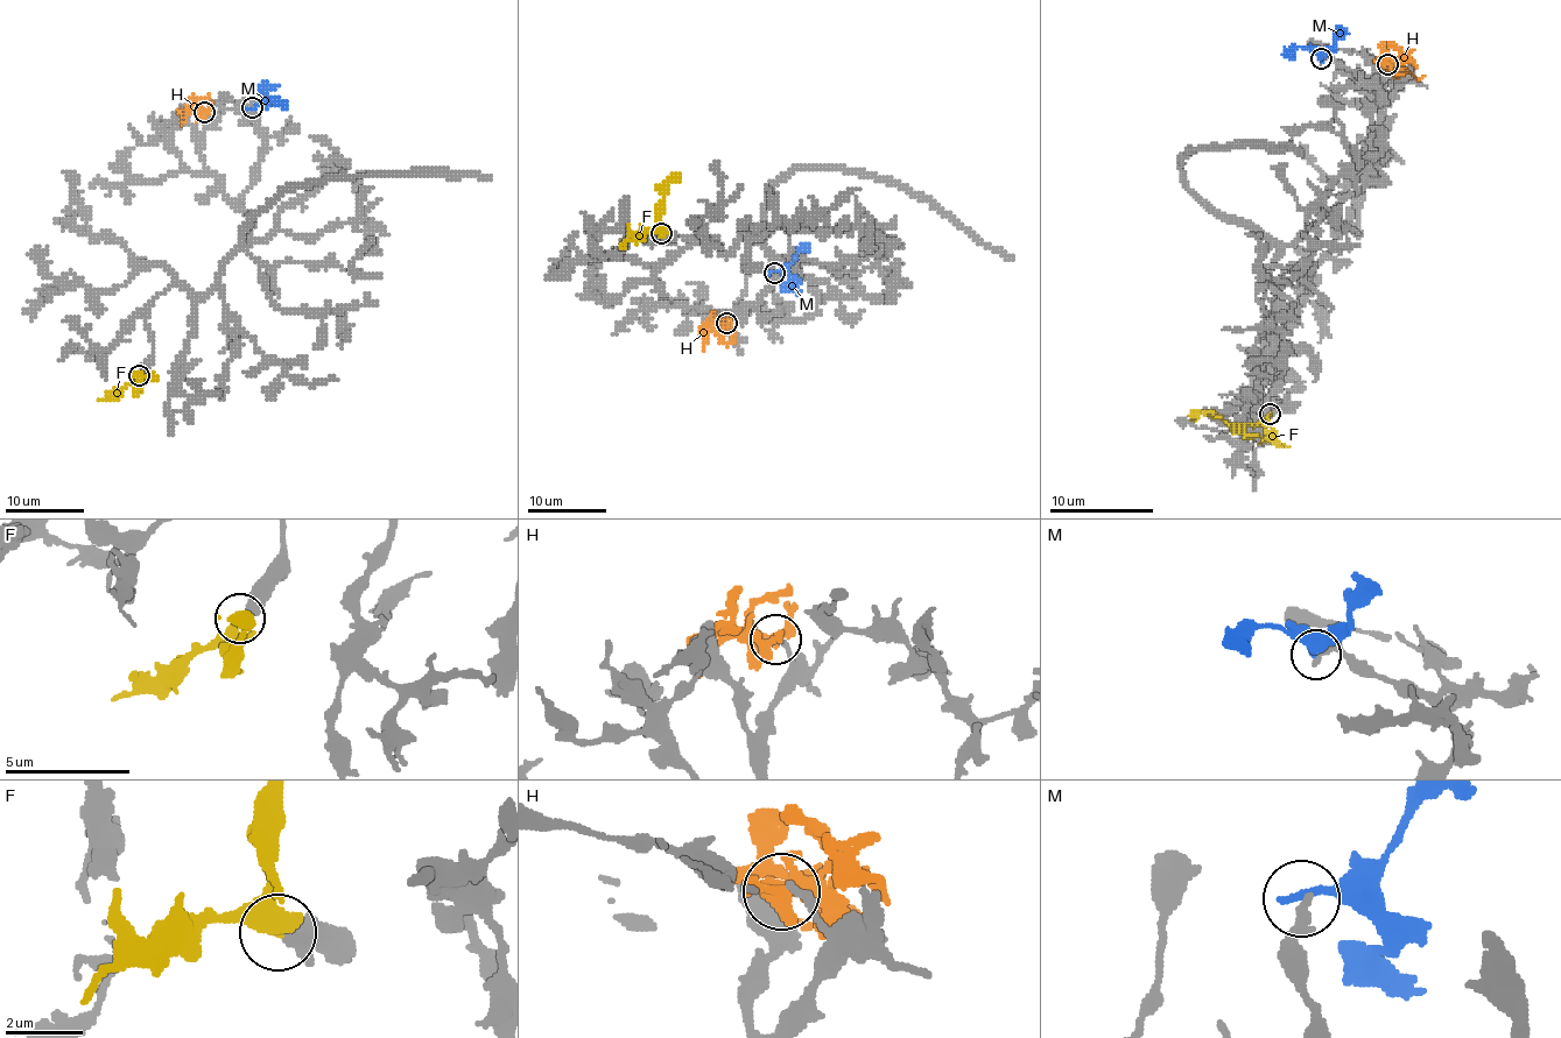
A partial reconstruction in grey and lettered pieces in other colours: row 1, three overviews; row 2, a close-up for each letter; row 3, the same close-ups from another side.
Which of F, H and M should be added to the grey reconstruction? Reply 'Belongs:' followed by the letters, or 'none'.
Belongs: F

